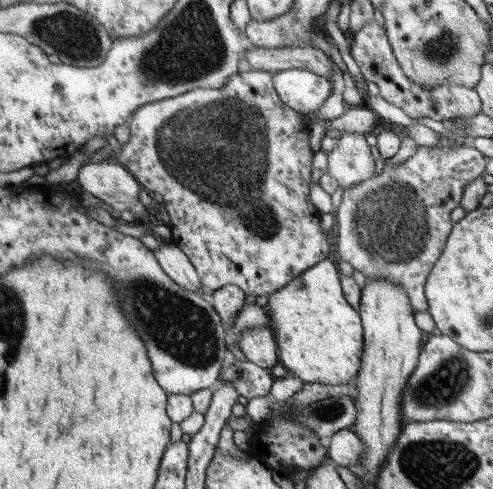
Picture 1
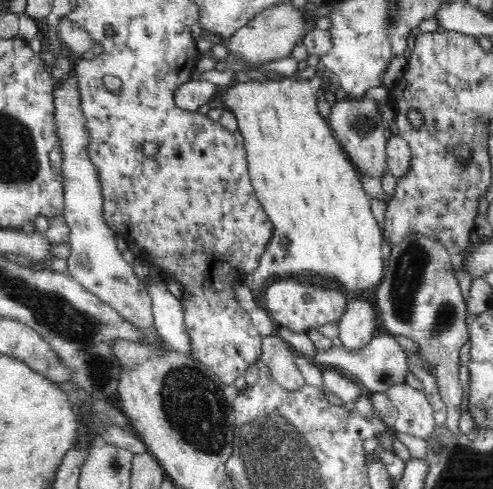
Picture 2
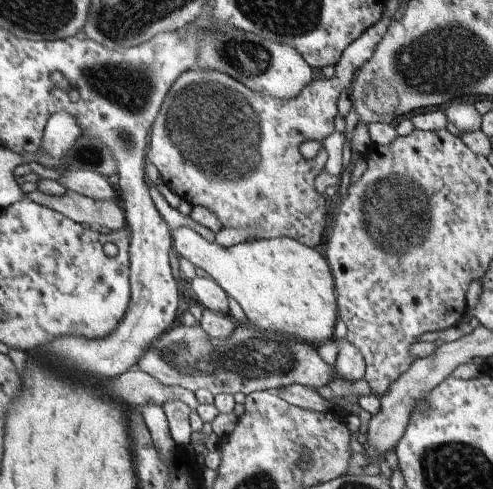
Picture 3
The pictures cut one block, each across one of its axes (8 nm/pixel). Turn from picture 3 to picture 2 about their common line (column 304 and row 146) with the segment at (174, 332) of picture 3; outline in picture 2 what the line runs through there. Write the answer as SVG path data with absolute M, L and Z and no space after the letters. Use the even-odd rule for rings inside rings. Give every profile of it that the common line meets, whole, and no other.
M348 100L336 102L332 106L328 124L340 142L340 146L348 152L352 164L358 168L360 174L368 174L372 178L382 178L388 172L388 152L386 152L386 126L380 122L378 104L372 100Z

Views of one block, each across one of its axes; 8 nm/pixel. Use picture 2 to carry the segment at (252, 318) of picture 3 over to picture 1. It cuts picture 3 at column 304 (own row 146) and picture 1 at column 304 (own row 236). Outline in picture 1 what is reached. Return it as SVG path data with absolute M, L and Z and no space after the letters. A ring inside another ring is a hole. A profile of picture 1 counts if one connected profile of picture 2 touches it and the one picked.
M321 260L311 266L303 274L295 276L287 286L273 292L269 296L269 304L265 306L269 314L271 334L277 342L279 364L289 370L289 374L297 376L303 384L321 384L321 386L345 386L349 380L357 378L361 368L363 354L363 326L359 312L349 306L341 290L341 274L335 270L333 262Z

